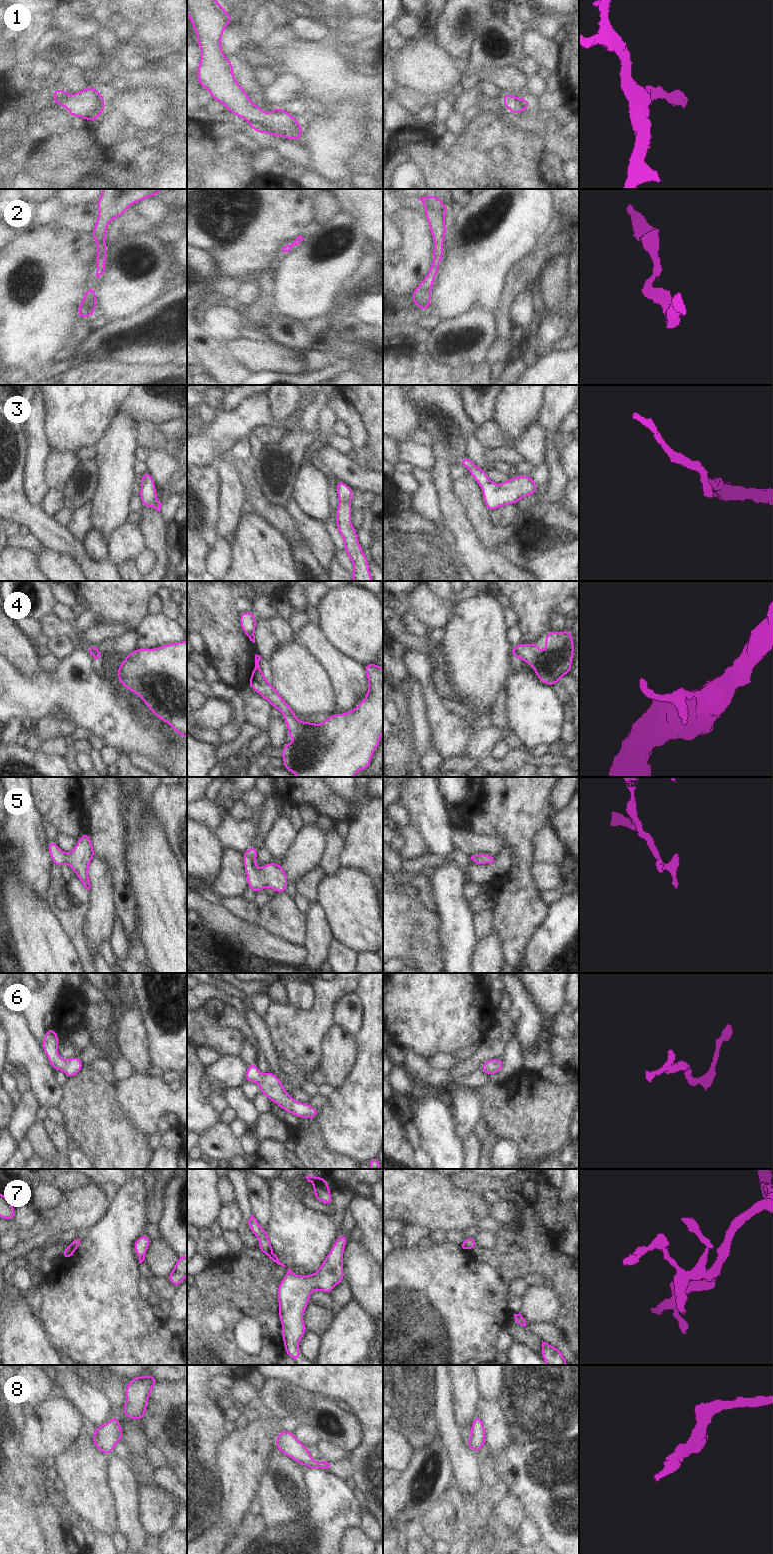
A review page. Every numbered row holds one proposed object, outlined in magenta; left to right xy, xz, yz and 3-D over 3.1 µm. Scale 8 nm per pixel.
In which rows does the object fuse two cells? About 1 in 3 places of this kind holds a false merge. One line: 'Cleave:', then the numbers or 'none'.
Cleave: 7

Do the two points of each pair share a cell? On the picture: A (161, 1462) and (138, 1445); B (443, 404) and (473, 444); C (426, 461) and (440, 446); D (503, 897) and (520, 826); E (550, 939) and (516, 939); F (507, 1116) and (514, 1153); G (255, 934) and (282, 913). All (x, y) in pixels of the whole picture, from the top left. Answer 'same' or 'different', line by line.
A: different
B: different
C: different
D: same
E: different
F: different
G: different

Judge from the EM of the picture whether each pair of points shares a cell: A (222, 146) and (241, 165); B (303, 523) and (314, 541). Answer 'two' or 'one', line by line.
A: two
B: one

